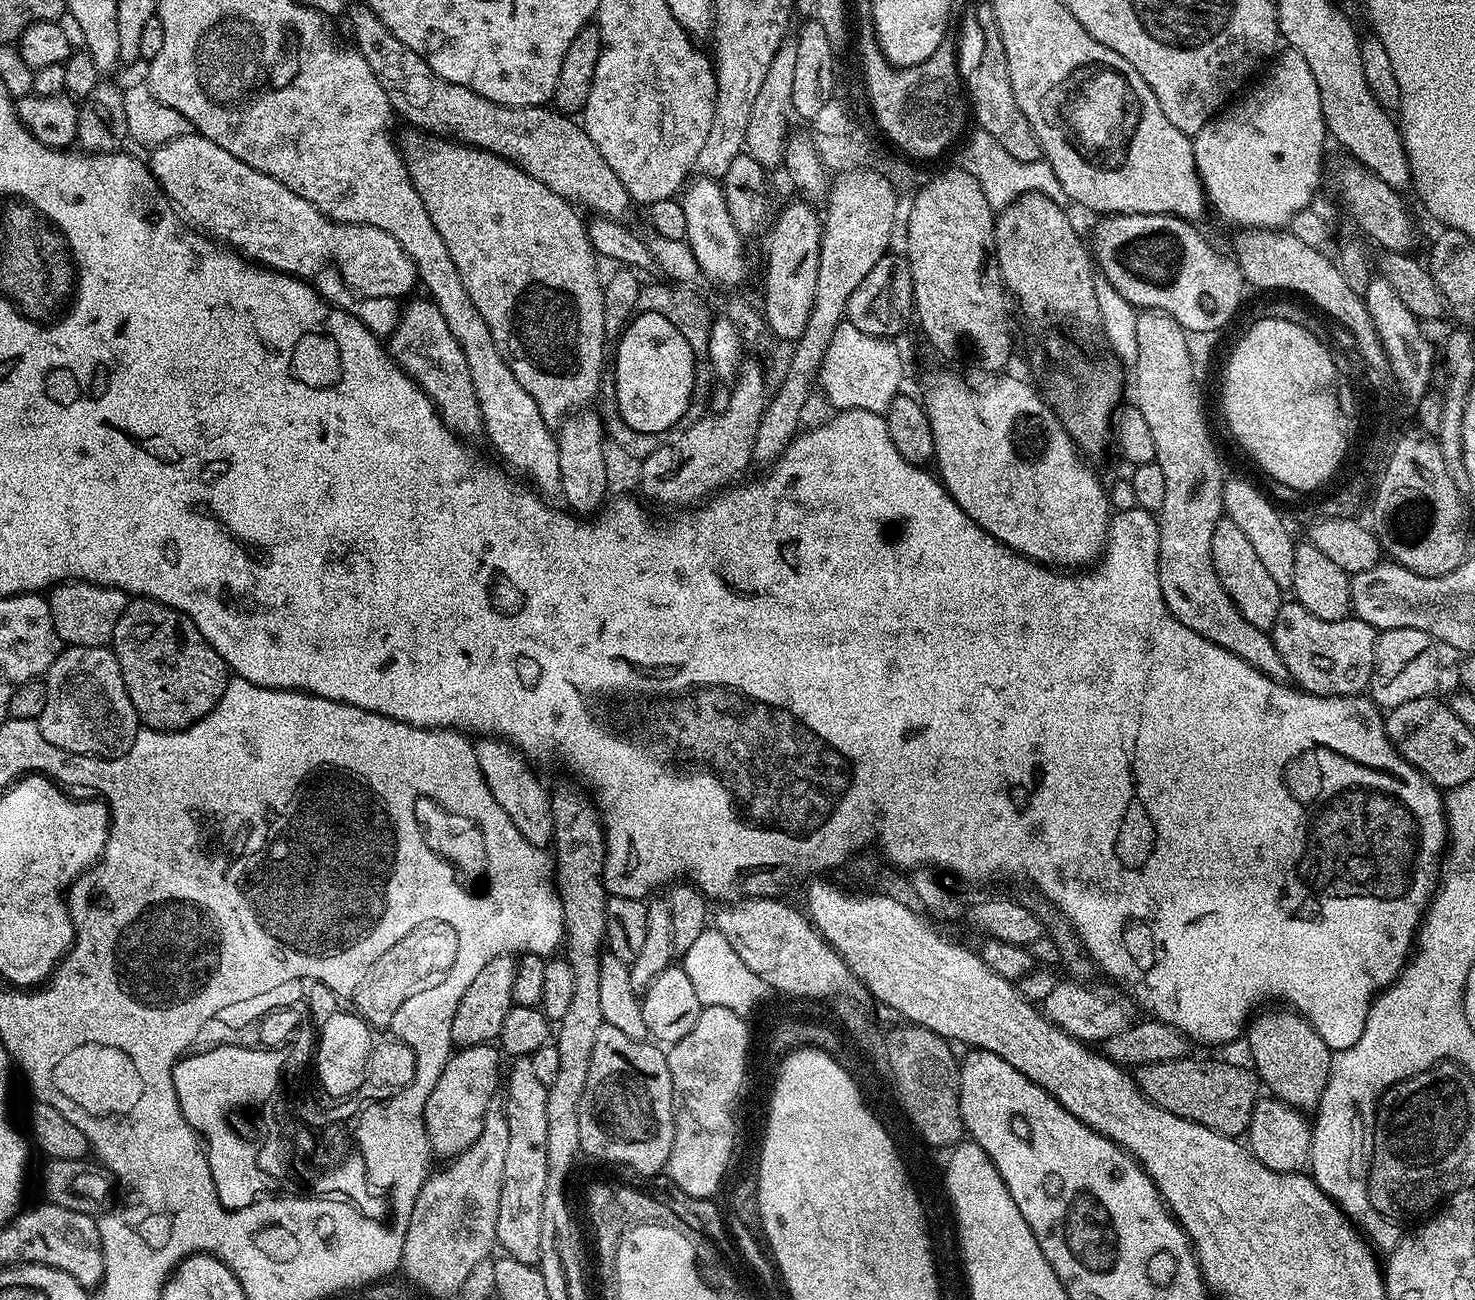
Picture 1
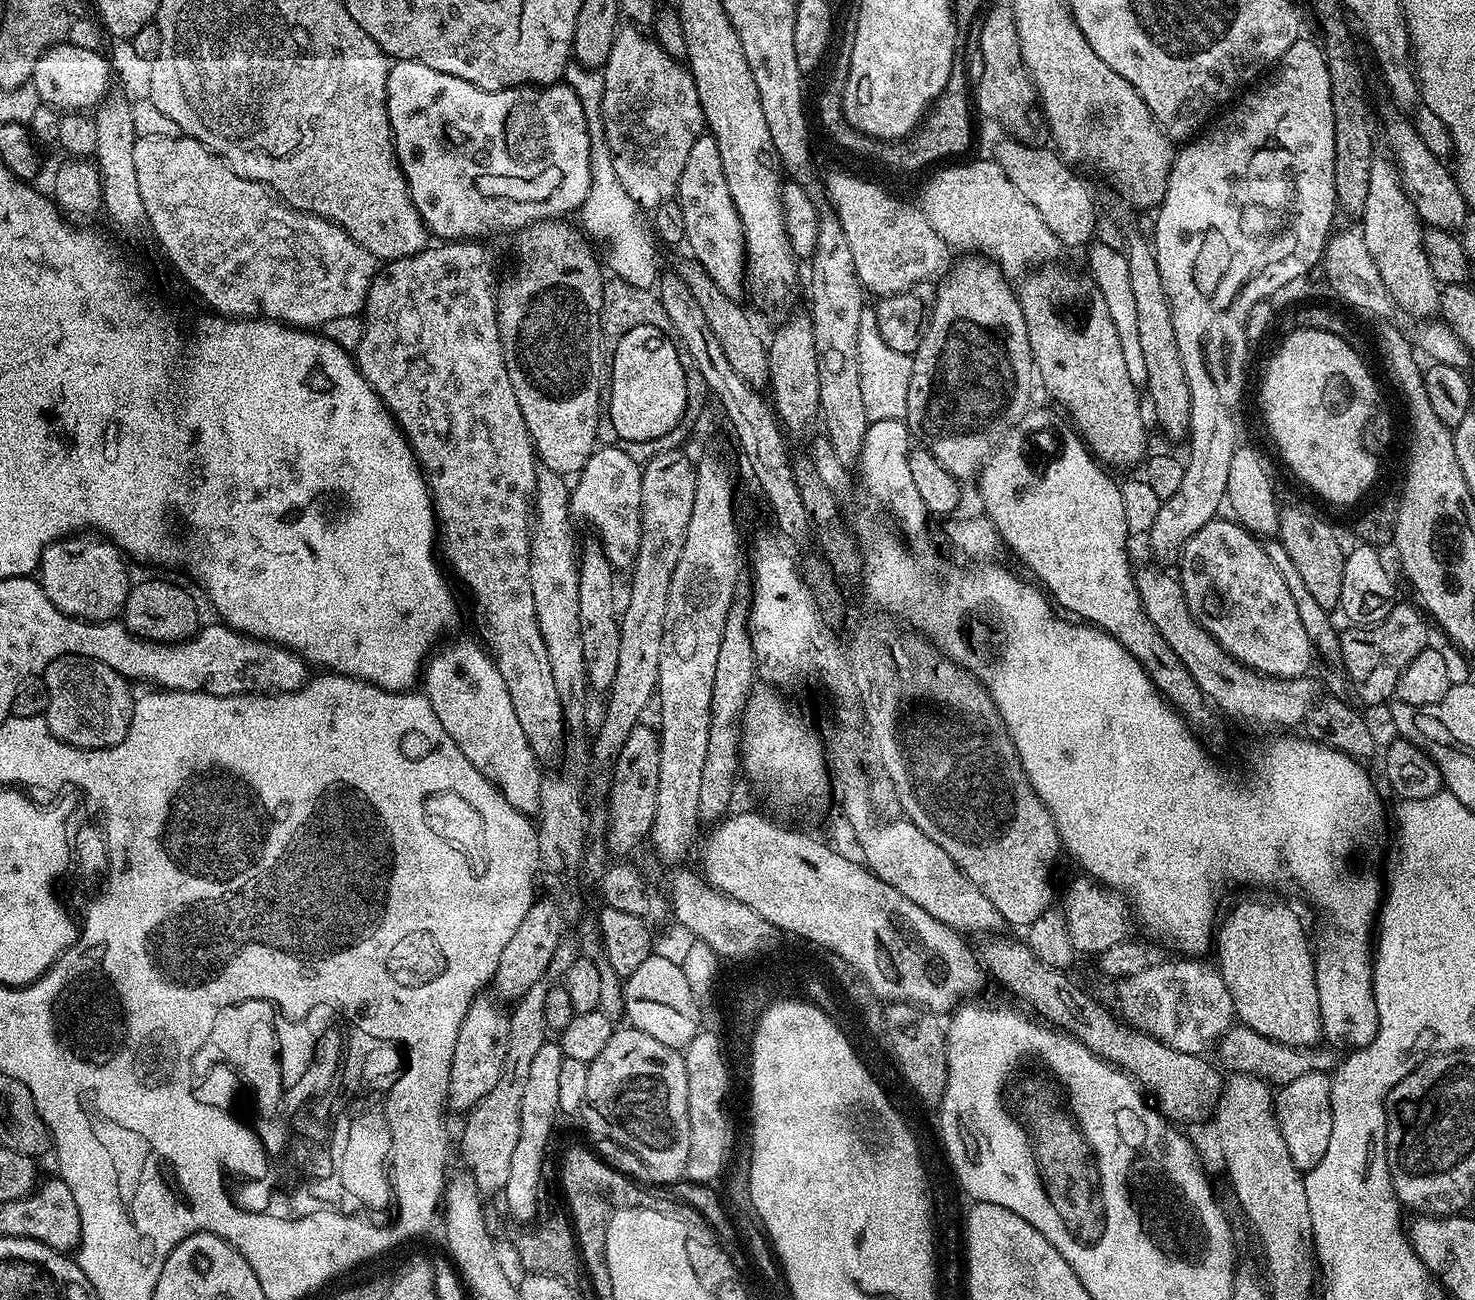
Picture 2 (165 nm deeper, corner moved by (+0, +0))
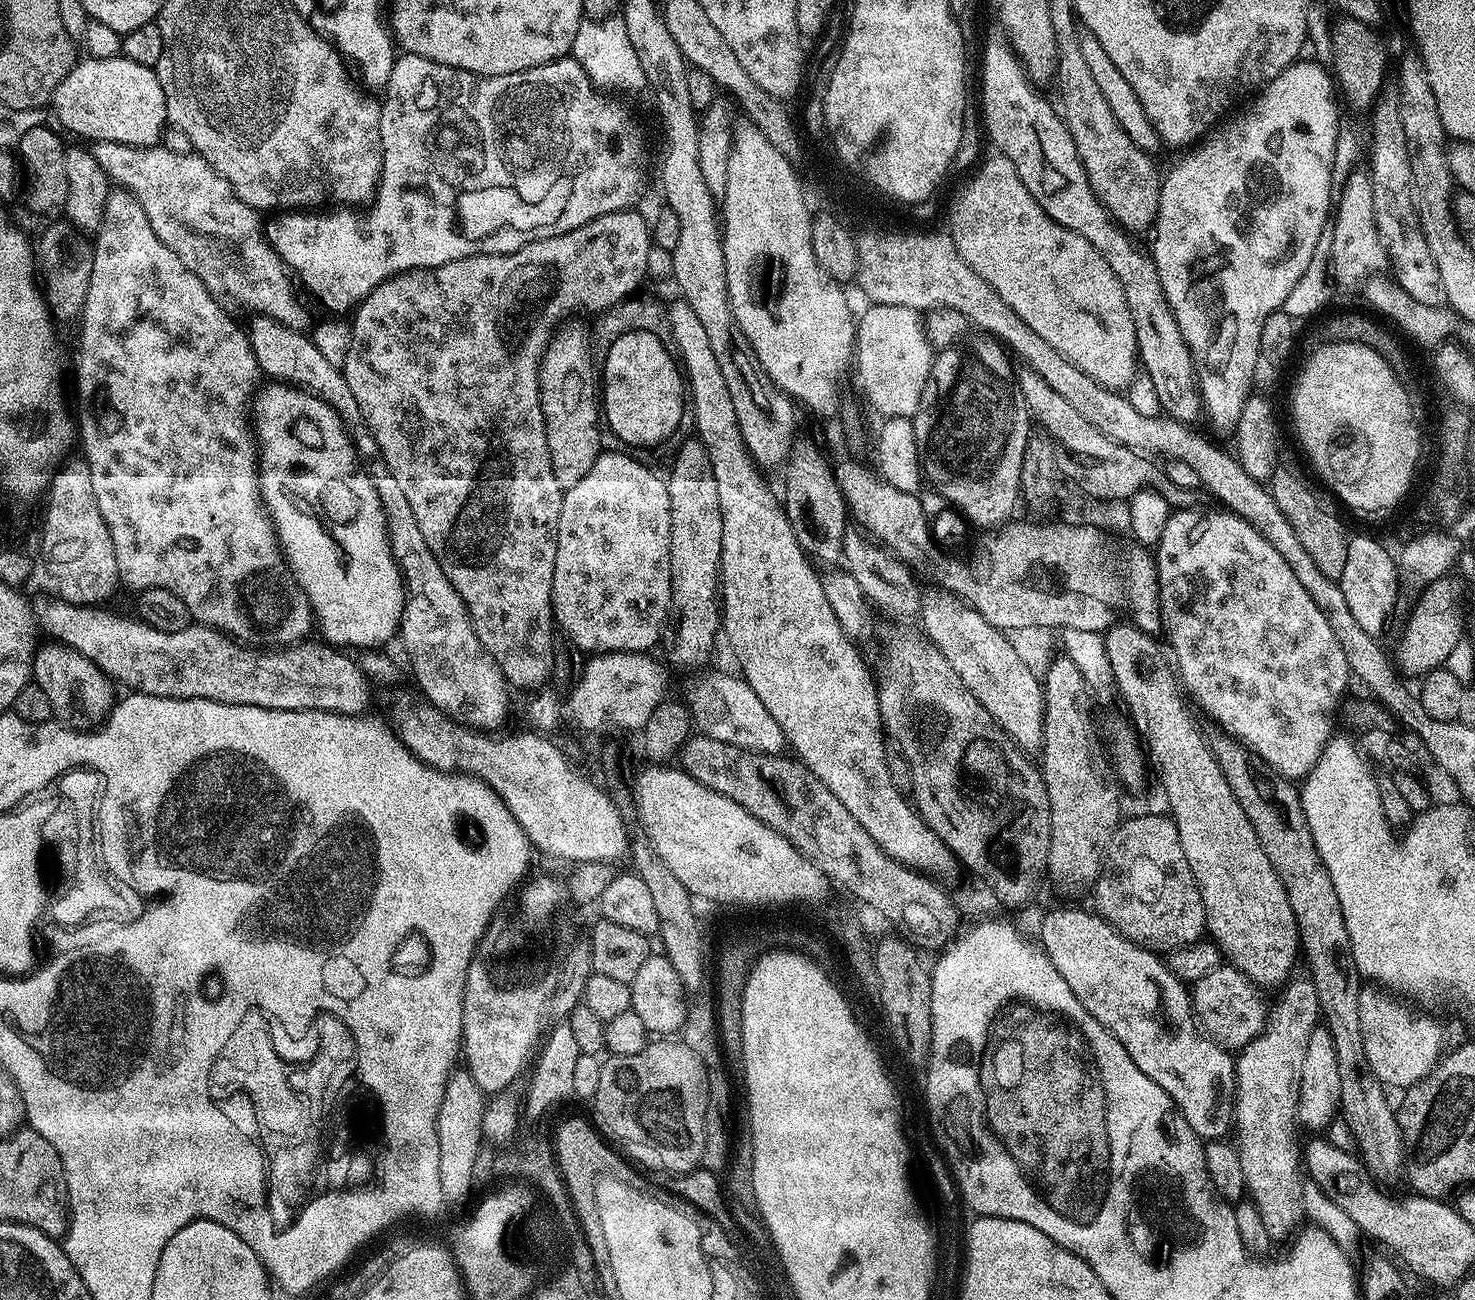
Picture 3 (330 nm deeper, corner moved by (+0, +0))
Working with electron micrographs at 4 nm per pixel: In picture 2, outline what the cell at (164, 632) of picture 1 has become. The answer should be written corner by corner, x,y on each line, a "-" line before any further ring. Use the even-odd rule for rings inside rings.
168,580
133,583
124,603
122,623
133,636
153,640
157,644
179,644
182,640
191,640
202,627
195,598
182,585
171,584

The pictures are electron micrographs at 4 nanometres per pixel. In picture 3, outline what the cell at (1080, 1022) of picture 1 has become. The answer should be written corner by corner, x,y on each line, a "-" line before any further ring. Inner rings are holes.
1219,966
1210,970
1191,985
1190,995
1195,1019
1221,1048
1245,1048
1266,1023
1265,1009
1260,1009
1261,993
1244,973
1231,966

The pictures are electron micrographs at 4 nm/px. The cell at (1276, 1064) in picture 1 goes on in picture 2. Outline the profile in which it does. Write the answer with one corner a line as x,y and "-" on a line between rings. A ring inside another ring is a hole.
1240,904
1229,914
1228,917
1225,918
1225,920
1223,917
1222,923
1219,925
1218,931
1215,933
1214,944
1214,952
1217,952
1217,954
1220,955
1218,971
1222,979
1226,982
1226,990
1230,990
1232,1010
1235,1019
1239,1021
1243,1027
1254,1030
1258,1034
1262,1034
1271,1040
1276,1040
1279,1044
1289,1044
1291,1048
1310,1048
1321,1043
1324,1034
1324,1023
1320,1017
1314,952
1310,947
1310,936
1308,940
1307,934
1304,933
1304,924
1298,917
1296,917
1294,909
1287,908
1284,904

